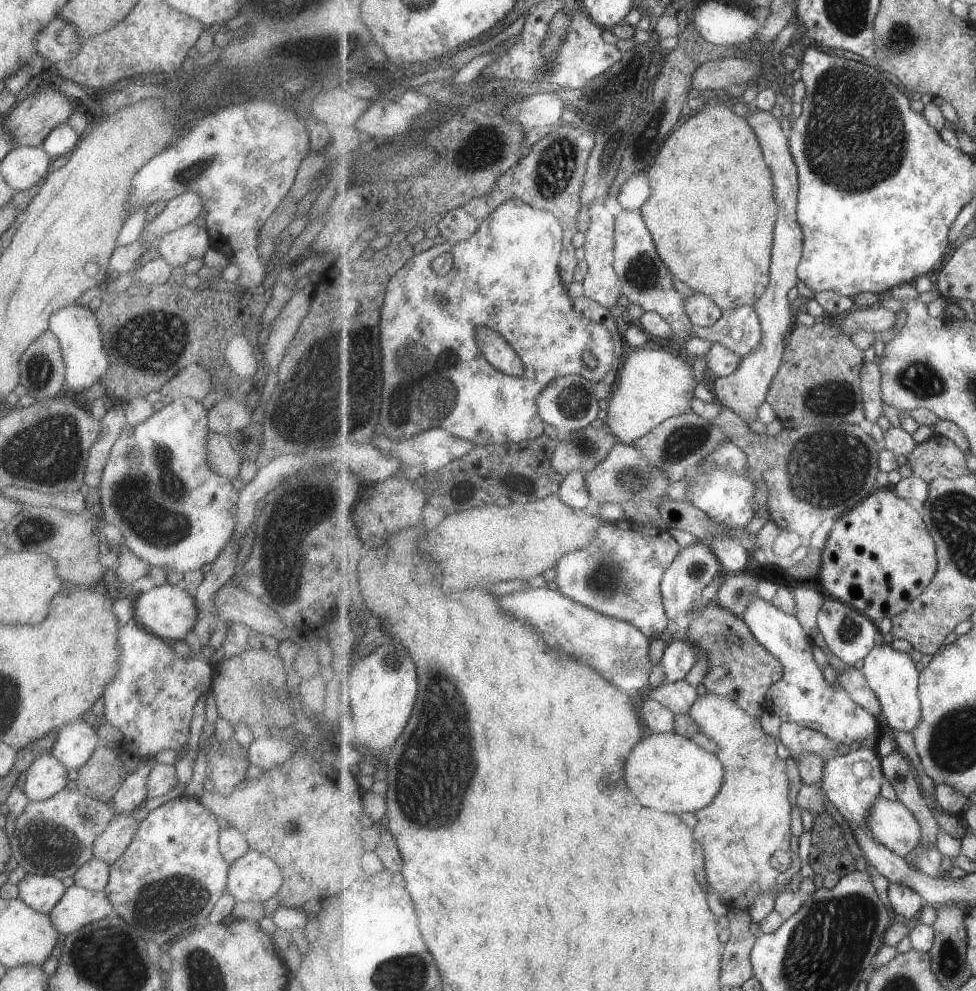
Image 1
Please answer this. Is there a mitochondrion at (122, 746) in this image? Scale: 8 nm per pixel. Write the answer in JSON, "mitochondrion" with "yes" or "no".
{"mitochondrion":"no"}

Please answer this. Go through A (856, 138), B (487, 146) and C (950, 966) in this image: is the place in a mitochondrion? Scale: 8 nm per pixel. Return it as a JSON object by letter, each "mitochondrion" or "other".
{"A":"mitochondrion","B":"mitochondrion","C":"mitochondrion"}

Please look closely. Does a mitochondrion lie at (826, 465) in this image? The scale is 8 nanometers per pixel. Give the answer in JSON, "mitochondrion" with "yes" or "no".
{"mitochondrion":"yes"}

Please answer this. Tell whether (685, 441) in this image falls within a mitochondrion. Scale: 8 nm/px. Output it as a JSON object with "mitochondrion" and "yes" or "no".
{"mitochondrion":"yes"}

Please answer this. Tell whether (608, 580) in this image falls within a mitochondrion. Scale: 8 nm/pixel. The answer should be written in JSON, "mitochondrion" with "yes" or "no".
{"mitochondrion":"yes"}

